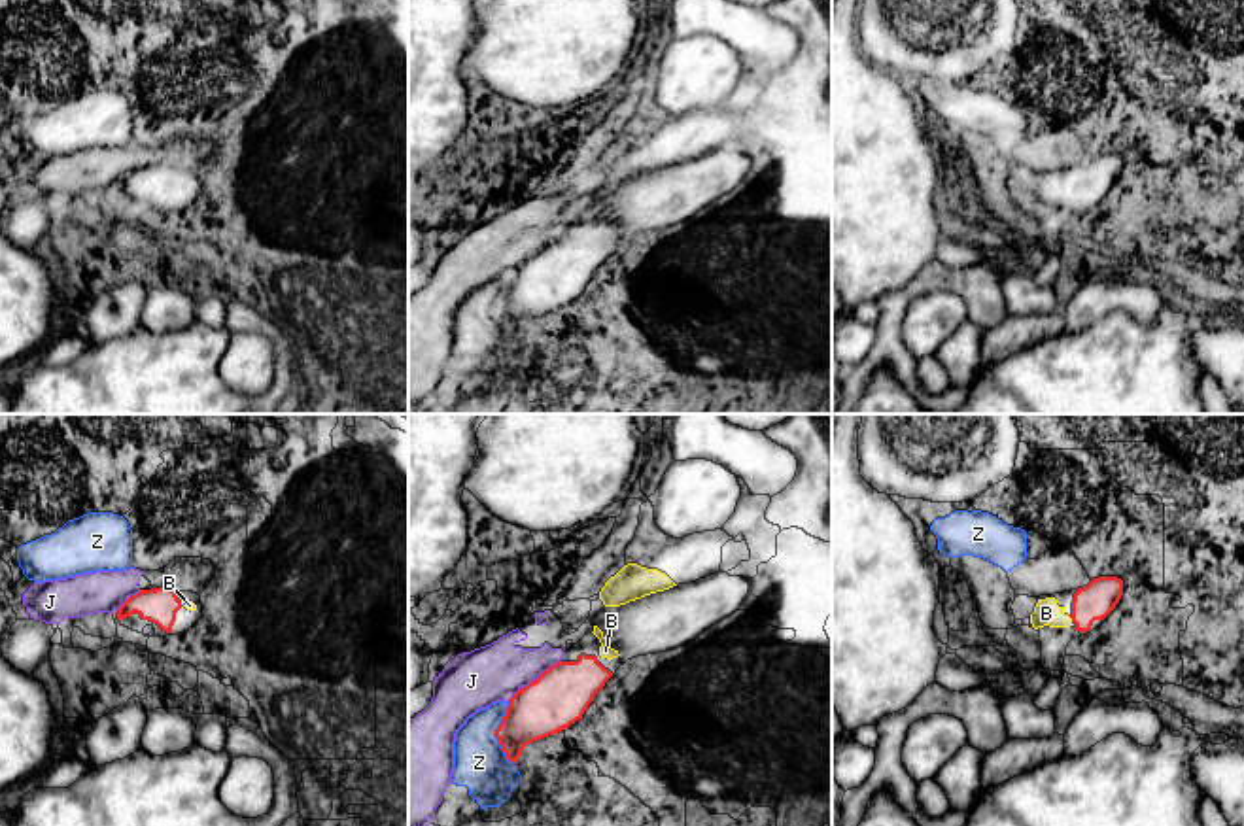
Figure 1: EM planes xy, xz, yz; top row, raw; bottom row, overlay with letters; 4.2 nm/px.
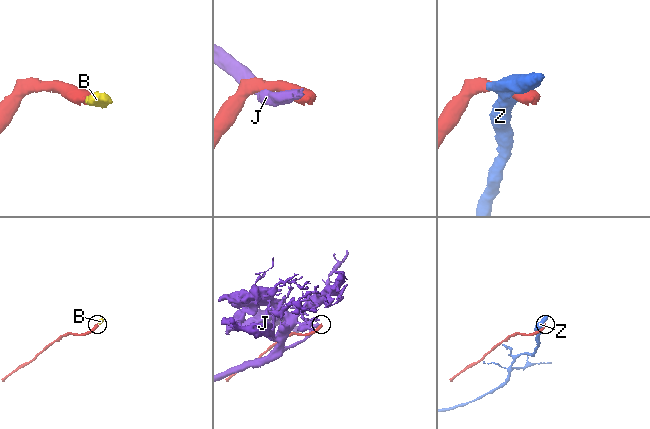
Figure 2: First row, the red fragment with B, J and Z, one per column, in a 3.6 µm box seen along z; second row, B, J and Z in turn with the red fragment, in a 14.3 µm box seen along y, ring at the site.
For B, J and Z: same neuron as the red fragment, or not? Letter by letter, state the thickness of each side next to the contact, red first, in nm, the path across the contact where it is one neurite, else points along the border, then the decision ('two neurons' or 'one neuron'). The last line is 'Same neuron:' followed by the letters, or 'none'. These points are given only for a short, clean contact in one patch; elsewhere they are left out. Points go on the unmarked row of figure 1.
B: 160 nm thick on the red side, 110 nm on the other; runs through yz (1097, 176), (1071, 193), (1057, 195), (1046, 189); one neuron
J: 240 nm thick on the red side, 240 nm on the other; two neurons
Z: 240 nm thick on the red side, 220 nm on the other; two neurons
Same neuron: B

